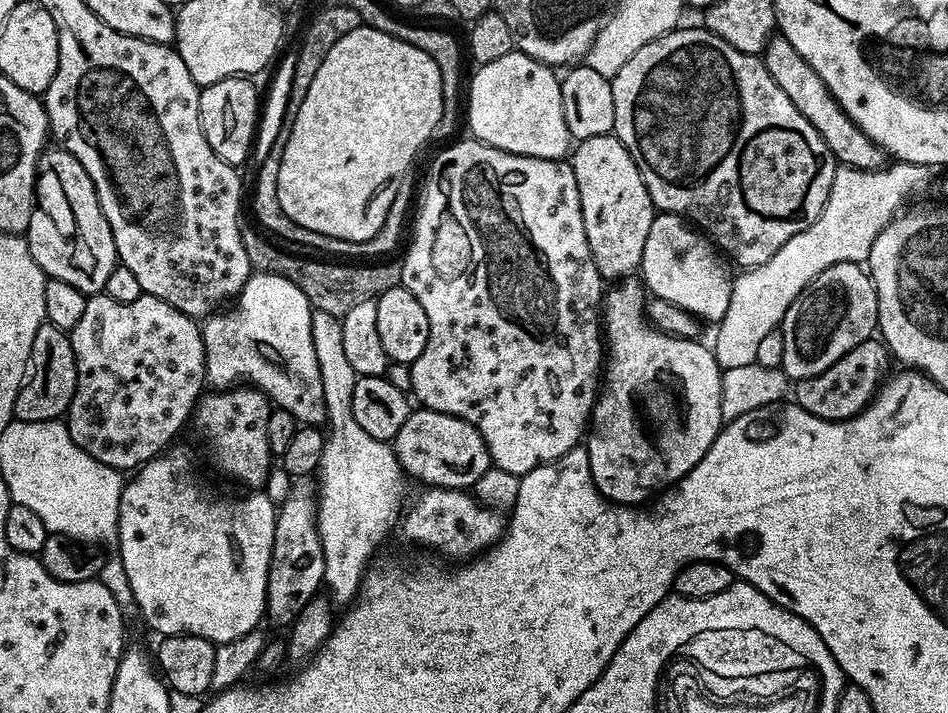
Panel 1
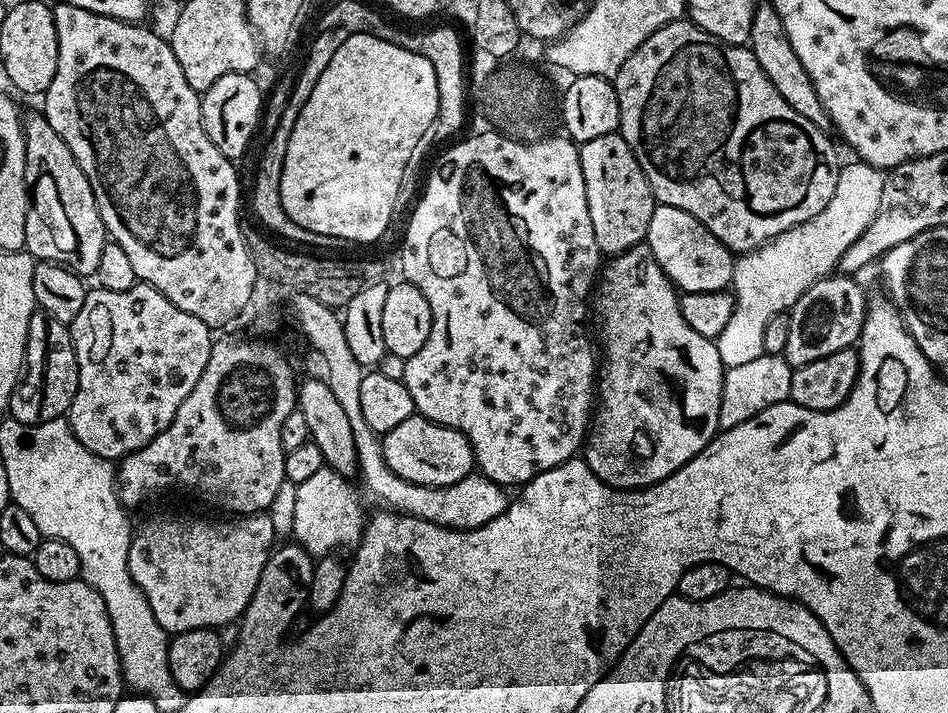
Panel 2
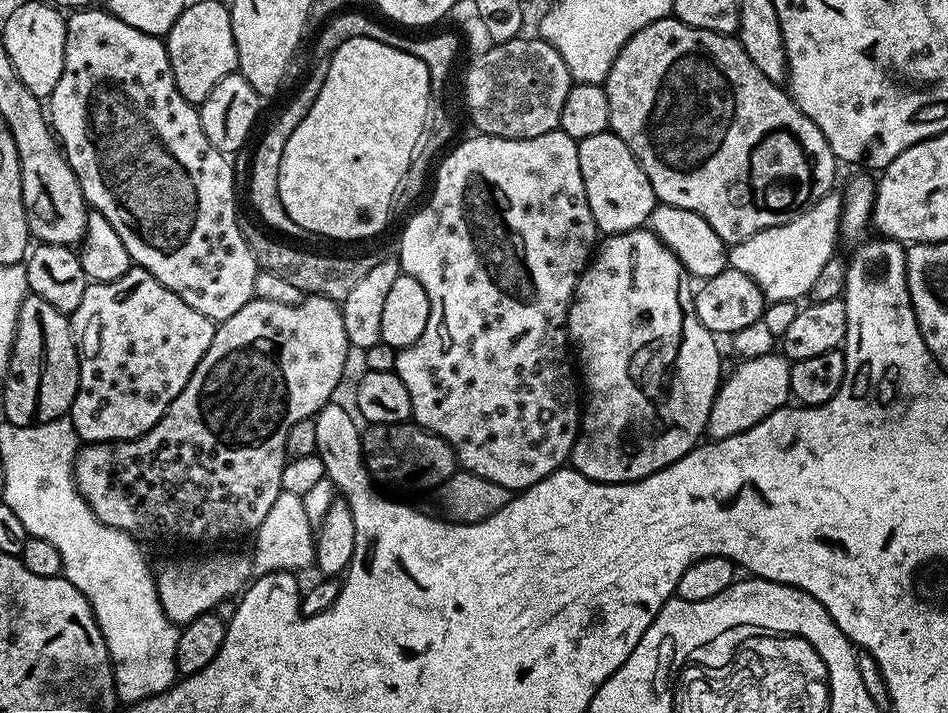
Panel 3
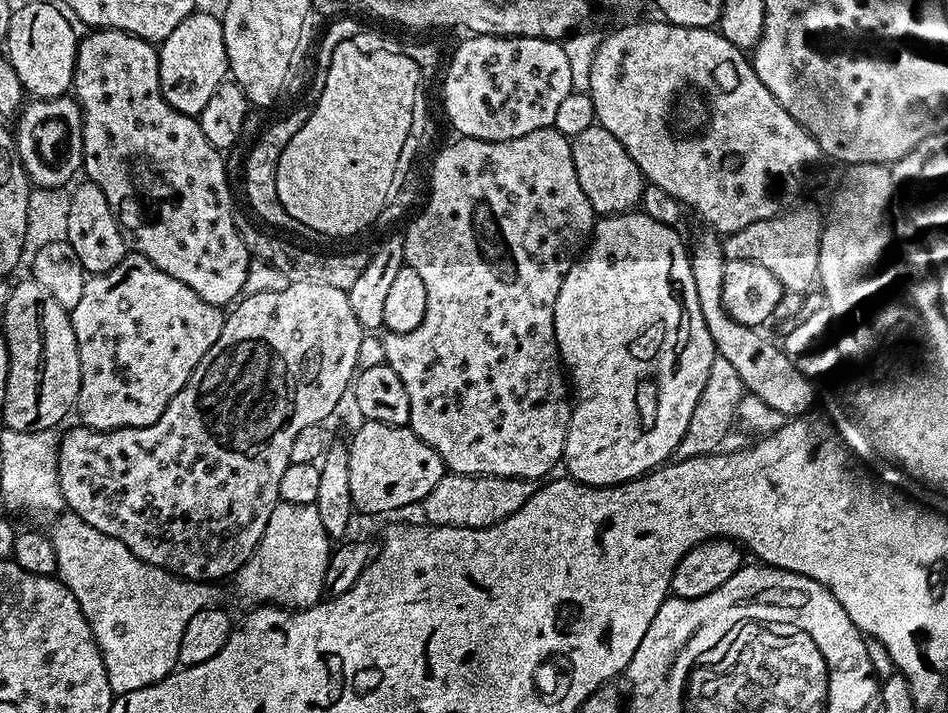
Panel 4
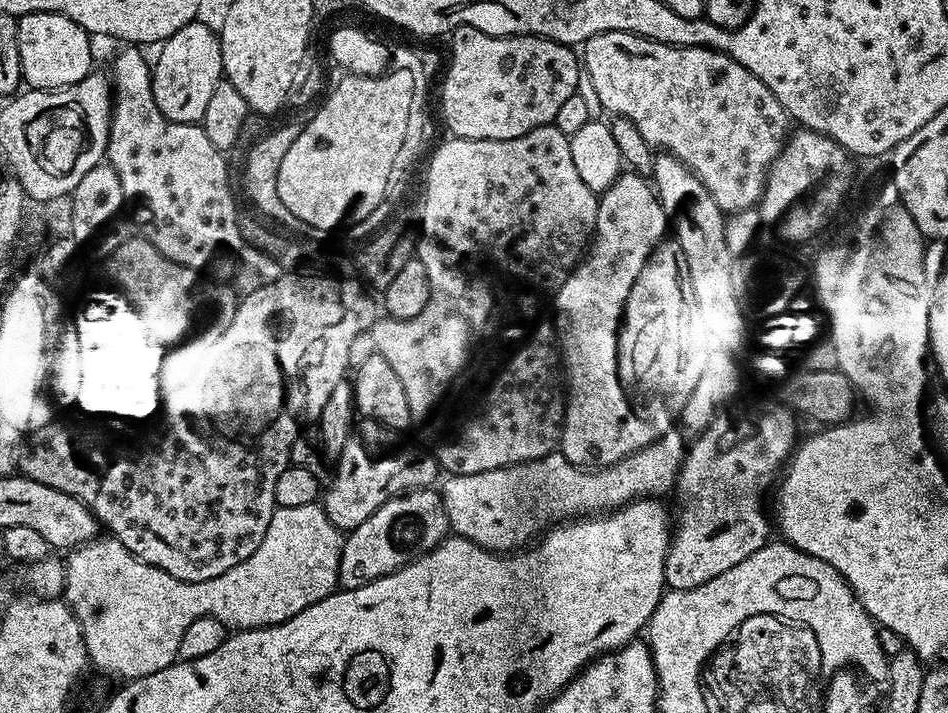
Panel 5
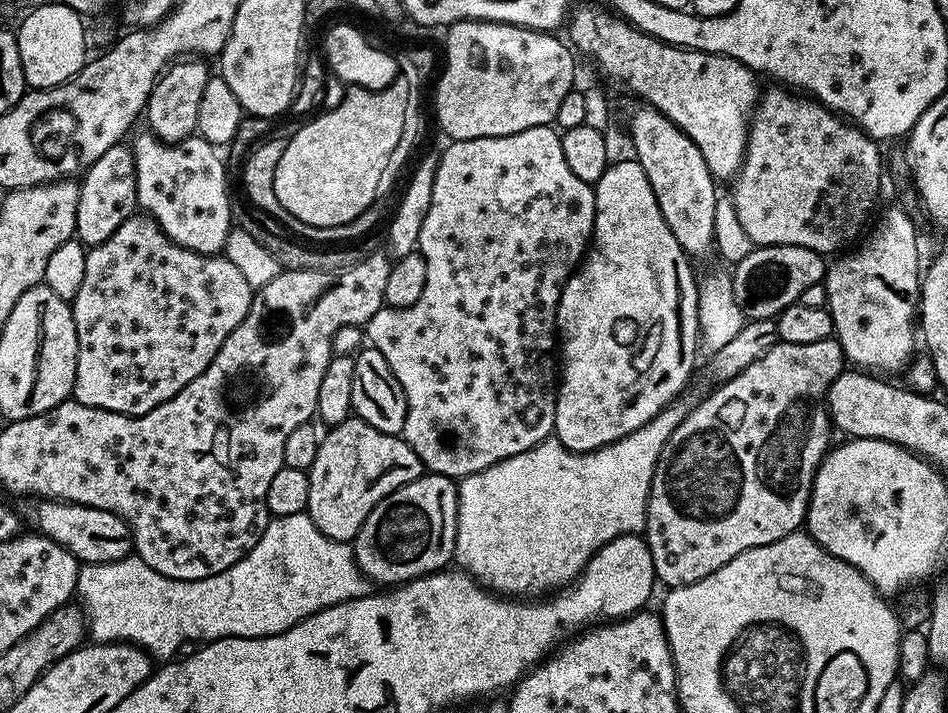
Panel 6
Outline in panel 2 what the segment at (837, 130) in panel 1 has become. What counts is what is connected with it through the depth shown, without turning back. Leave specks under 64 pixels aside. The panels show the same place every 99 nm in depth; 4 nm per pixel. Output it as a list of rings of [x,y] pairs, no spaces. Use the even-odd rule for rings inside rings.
[[[757,3],[754,10],[754,26],[750,28],[747,47],[751,48],[754,58],[758,58],[758,66],[762,66],[774,90],[778,90],[778,94],[782,94],[782,98],[790,102],[790,107],[798,110],[802,118],[810,118],[814,126],[831,133],[833,131],[832,120],[826,114],[822,102],[818,102],[814,82],[810,82],[810,74],[806,74],[806,66],[802,66],[798,54],[794,54],[794,46],[790,46],[790,38],[786,38],[786,30],[782,26],[782,18],[778,18],[778,10],[774,10],[772,3]]]

